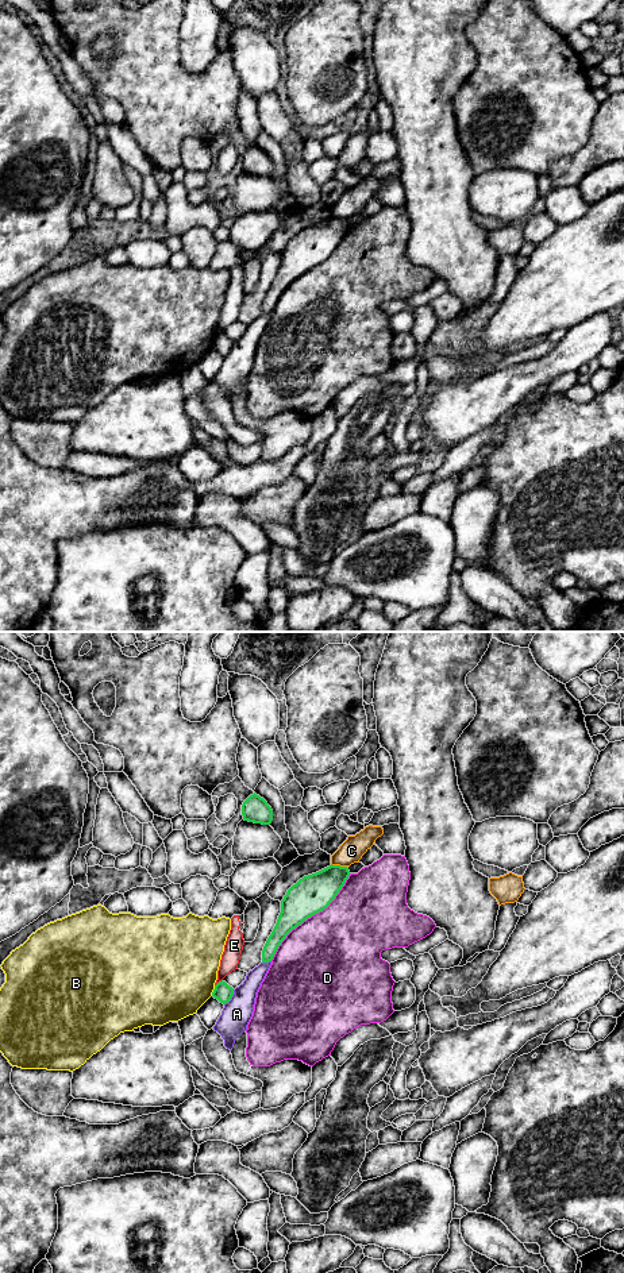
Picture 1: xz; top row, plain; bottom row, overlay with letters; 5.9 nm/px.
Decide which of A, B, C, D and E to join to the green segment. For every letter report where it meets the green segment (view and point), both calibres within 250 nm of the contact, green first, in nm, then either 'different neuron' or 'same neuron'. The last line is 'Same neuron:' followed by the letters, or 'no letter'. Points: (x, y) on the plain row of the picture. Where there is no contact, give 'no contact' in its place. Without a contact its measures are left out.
A: xz (230, 350) | 110/170 nm | different neuron
B: xz (214, 343) | 110/480 nm | different neuron
C: xz (339, 218) | 220/140 nm | different neuron
D: xz (311, 267) | 220/500 nm | different neuron
E: xz (218, 335) | 110/110 nm | different neuron
Same neuron: no letter

